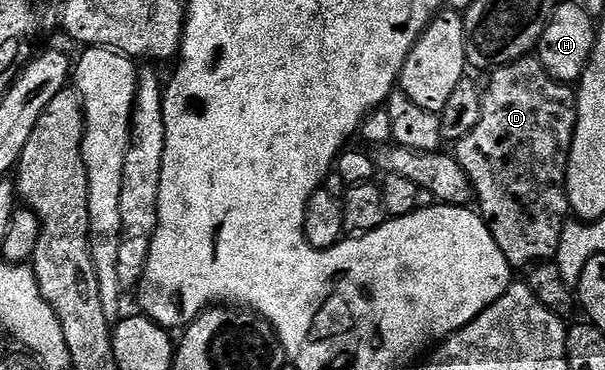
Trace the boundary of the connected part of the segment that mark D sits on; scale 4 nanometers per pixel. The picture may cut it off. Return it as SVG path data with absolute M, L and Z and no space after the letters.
M536 56L520 57L518 61L512 61L506 65L492 70L488 74L489 82L483 85L481 95L481 114L479 115L479 123L475 123L475 127L469 134L456 142L455 156L457 162L463 167L463 171L467 171L467 175L473 184L476 204L479 206L481 218L485 220L485 225L491 231L491 235L495 239L495 243L499 243L499 251L503 251L503 255L507 259L510 267L517 265L525 265L524 267L532 267L538 263L549 263L554 260L559 251L559 239L563 235L565 226L571 217L569 208L569 196L565 190L565 180L567 179L567 171L569 170L569 152L573 146L573 136L577 130L577 95L576 92L566 82L557 81L542 67Z

